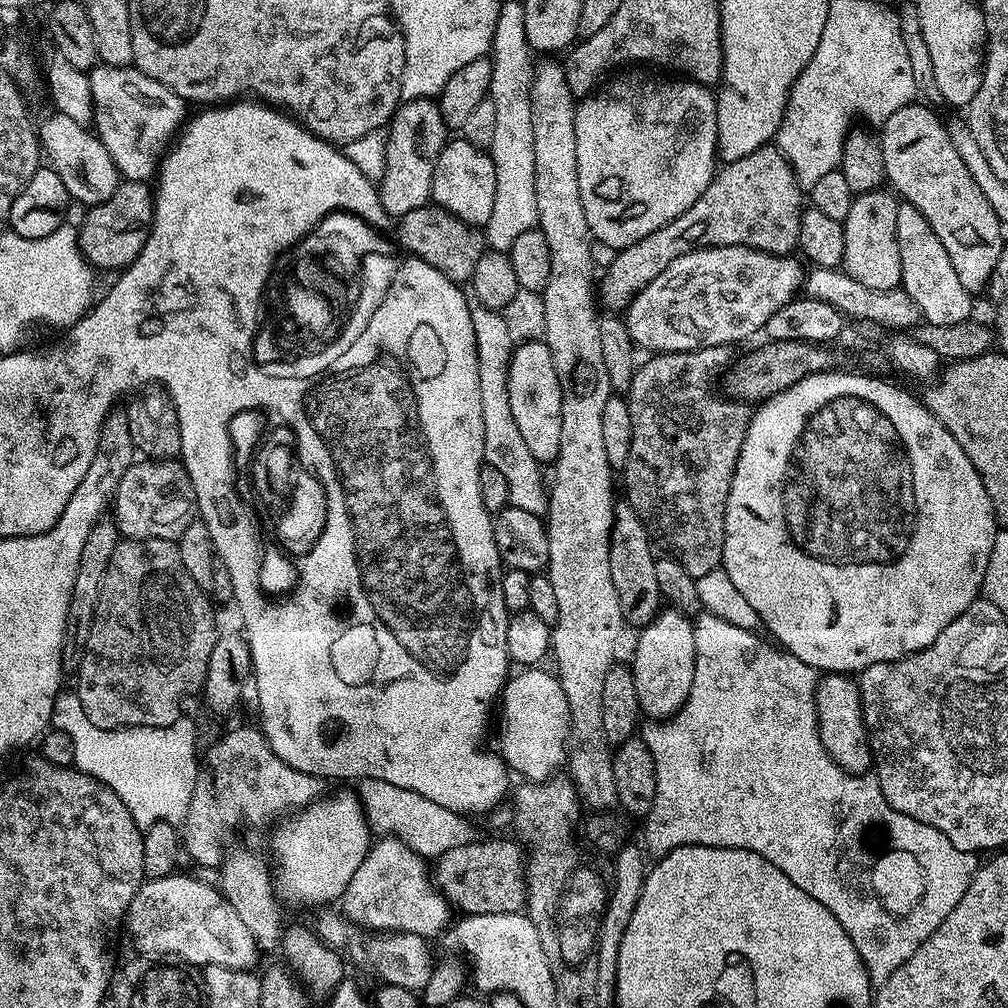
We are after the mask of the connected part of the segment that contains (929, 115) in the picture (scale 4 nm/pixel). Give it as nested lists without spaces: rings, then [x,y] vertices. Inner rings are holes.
[[[913,102],[902,106],[902,110],[894,110],[890,118],[879,129],[878,139],[882,150],[882,162],[887,183],[909,204],[922,210],[922,218],[930,222],[934,234],[942,238],[942,246],[946,246],[946,254],[950,254],[950,263],[958,273],[962,286],[973,294],[987,289],[992,282],[994,266],[998,266],[998,258],[1006,246],[1004,240],[1005,229],[1000,220],[995,216],[993,206],[986,200],[982,190],[970,176],[966,165],[958,156],[952,136],[946,124],[939,120],[924,102]]]

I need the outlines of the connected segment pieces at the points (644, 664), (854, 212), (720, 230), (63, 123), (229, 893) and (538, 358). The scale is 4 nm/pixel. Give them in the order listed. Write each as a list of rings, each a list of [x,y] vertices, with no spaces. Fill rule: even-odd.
[[[675,606],[665,607],[639,629],[636,649],[632,652],[630,667],[634,678],[634,690],[638,690],[640,711],[649,721],[667,720],[676,715],[694,686],[696,669],[696,643],[694,624]]]
[[[891,191],[861,192],[853,199],[850,214],[842,221],[846,234],[846,254],[842,271],[870,290],[901,287],[902,258],[898,258],[898,210],[900,204]]]
[[[765,146],[746,154],[737,160],[729,160],[717,171],[716,177],[706,186],[702,198],[690,206],[674,222],[666,222],[654,234],[646,234],[638,242],[619,249],[614,258],[604,269],[604,277],[598,280],[598,300],[608,310],[624,310],[632,299],[642,291],[674,258],[682,258],[682,254],[690,254],[695,248],[717,248],[718,246],[746,246],[756,248],[759,252],[769,252],[772,256],[786,256],[797,251],[800,242],[800,204],[802,189],[796,180],[794,170],[780,149],[775,146]]]
[[[53,111],[44,121],[39,121],[38,137],[42,156],[45,161],[62,178],[62,186],[66,186],[69,197],[83,206],[91,206],[106,202],[114,190],[122,182],[118,166],[114,166],[114,158],[110,158],[110,150],[102,146],[95,131],[85,125],[74,122],[74,118],[66,118],[66,114]]]
[[[229,851],[218,872],[220,893],[227,898],[230,906],[234,906],[238,918],[242,918],[242,922],[250,930],[250,935],[254,937],[256,947],[261,953],[272,952],[275,948],[277,951],[281,947],[286,927],[284,916],[280,913],[282,904],[275,892],[269,865],[265,864],[252,852]]]
[[[543,339],[528,340],[513,347],[508,367],[508,408],[514,414],[514,423],[530,454],[541,462],[555,461],[558,446],[562,446],[562,390],[550,350]]]

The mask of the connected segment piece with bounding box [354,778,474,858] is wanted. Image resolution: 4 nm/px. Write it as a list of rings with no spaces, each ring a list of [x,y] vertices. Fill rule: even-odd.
[[[366,778],[355,785],[354,791],[360,798],[369,829],[380,838],[396,837],[419,856],[435,858],[473,839],[472,828],[461,813],[446,810],[446,806],[438,806],[438,802],[430,802],[430,798],[414,794],[414,790],[402,790],[382,778]]]

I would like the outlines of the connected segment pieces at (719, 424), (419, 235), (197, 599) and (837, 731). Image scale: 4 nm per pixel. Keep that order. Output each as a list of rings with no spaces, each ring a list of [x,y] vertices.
[[[719,344],[709,348],[700,348],[697,352],[661,352],[647,357],[648,361],[641,363],[633,374],[633,381],[626,393],[628,409],[630,410],[630,426],[632,427],[632,437],[630,438],[630,454],[626,458],[622,469],[624,475],[624,492],[626,502],[631,506],[641,520],[644,521],[649,533],[657,541],[661,540],[669,548],[671,559],[676,560],[686,574],[698,577],[708,574],[710,570],[721,567],[724,559],[724,519],[726,518],[726,502],[730,494],[730,482],[734,478],[734,470],[738,466],[738,454],[742,450],[744,435],[748,429],[750,419],[750,408],[747,403],[737,402],[731,398],[719,400],[716,392],[712,389],[712,383],[720,376],[720,371],[724,367],[731,365],[734,360],[731,347]]]
[[[429,206],[410,210],[405,216],[395,221],[396,236],[405,248],[405,253],[411,254],[415,259],[434,266],[446,278],[457,282],[471,281],[474,266],[478,266],[478,258],[486,250],[486,236],[479,227],[462,222],[445,208]]]
[[[121,539],[106,567],[89,640],[74,676],[74,695],[82,702],[86,718],[102,730],[165,728],[180,719],[184,699],[204,687],[210,650],[218,639],[212,608],[209,593],[186,574],[182,554],[173,541]]]
[[[828,674],[818,684],[820,737],[836,764],[848,772],[864,774],[873,767],[872,748],[868,745],[868,728],[864,725],[864,710],[860,707],[860,686],[851,675]]]

